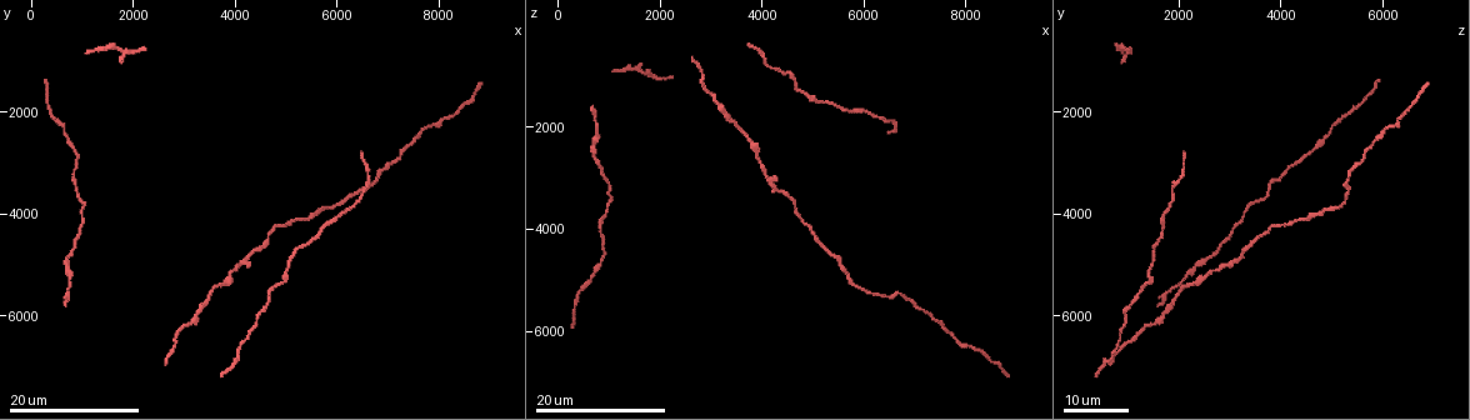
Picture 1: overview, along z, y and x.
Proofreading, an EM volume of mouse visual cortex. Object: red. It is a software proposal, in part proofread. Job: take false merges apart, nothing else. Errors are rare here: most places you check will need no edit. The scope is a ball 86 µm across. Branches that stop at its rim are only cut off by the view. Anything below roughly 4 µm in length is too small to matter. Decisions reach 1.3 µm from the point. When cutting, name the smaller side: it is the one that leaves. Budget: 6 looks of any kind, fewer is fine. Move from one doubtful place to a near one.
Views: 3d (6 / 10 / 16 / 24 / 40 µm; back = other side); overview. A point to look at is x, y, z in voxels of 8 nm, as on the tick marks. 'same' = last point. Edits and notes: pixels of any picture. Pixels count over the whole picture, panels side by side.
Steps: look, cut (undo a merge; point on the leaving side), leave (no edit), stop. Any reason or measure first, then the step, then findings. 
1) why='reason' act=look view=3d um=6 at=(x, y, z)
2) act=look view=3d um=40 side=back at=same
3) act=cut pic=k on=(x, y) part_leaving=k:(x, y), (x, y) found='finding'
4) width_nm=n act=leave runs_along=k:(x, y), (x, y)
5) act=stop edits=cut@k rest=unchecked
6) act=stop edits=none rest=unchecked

why='thick turns thin' act=look view=3d um=24 at=(1000, 4400, 3050)

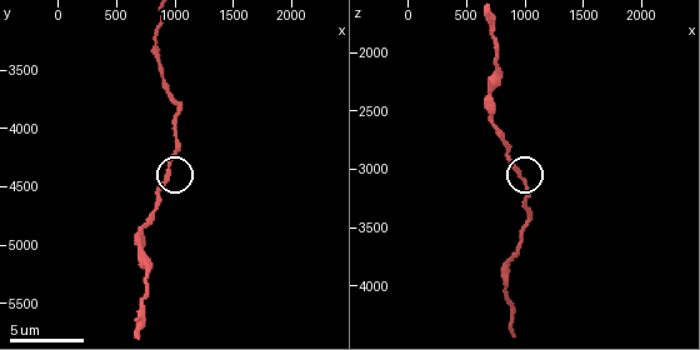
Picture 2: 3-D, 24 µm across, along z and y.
act=look view=3d um=10 at=(920, 4440, 3020)

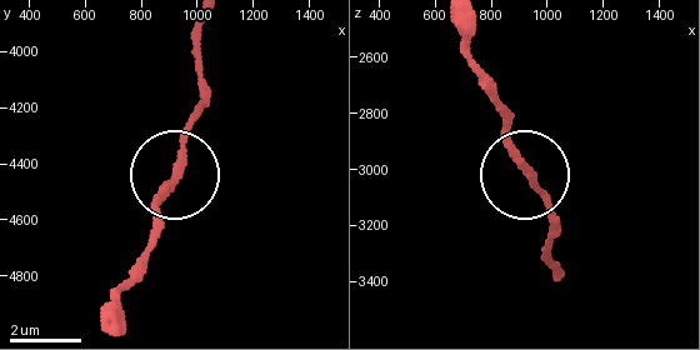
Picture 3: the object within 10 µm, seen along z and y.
width_nm=210 act=leave found='all the same neuron'

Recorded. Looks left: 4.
why='sudden change in width' act=look view=3d um=16 at=(3850, 5250, 2550)

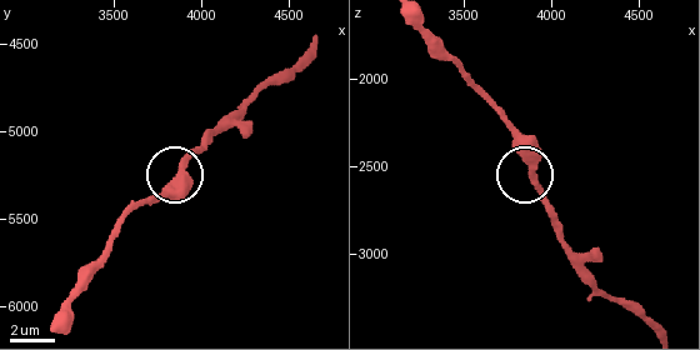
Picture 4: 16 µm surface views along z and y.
act=look view=3d um=10 at=same

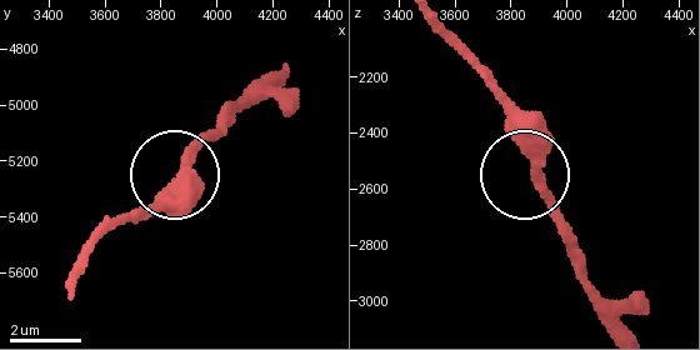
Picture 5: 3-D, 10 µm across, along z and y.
act=leave runs_along=5:(426, 20), (504, 110), (575, 259) found='continuous, no second neuron'

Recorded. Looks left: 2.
why='calibre changes' act=look view=3d um=10 at=(720, 4900, 2520)

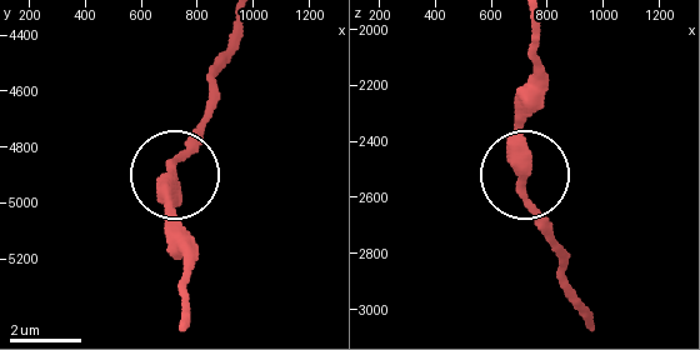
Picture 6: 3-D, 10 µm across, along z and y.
act=leave found='one neuron here'

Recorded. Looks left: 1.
act=stop edits=none rest=unchecked

